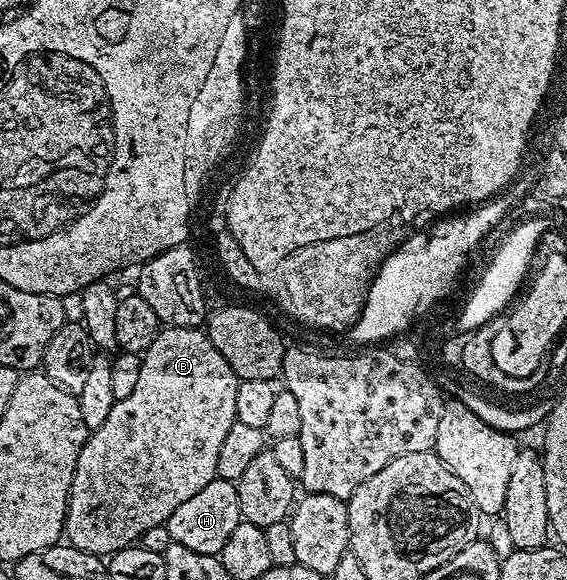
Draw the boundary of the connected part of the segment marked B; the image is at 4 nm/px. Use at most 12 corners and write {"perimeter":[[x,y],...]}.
{"perimeter":[[164,326],[88,434],[66,542],[110,557],[216,479],[237,385]]}

